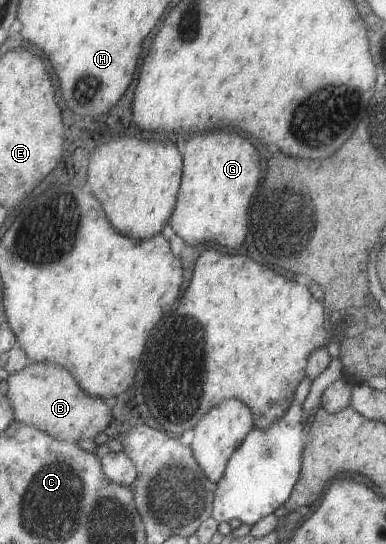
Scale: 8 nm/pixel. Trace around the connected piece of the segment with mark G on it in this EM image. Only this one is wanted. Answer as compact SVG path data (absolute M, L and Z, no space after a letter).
M224 129L224 131L210 131L210 133L196 133L186 143L186 151L183 153L186 169L183 169L181 192L178 198L177 208L170 219L169 225L177 236L181 237L186 246L194 246L199 243L212 242L224 245L228 249L240 247L240 243L246 237L248 231L248 205L250 197L258 185L260 179L260 167L258 167L258 153L250 145L240 131Z

